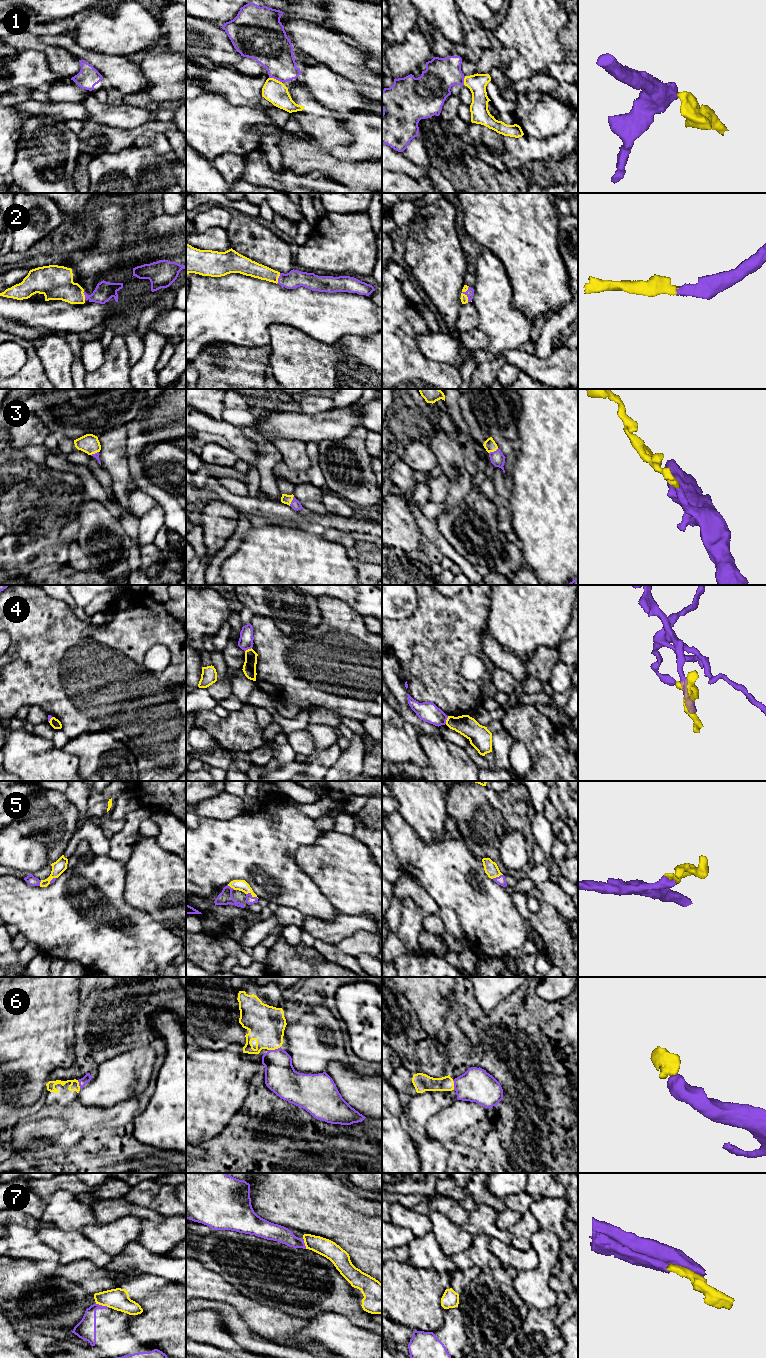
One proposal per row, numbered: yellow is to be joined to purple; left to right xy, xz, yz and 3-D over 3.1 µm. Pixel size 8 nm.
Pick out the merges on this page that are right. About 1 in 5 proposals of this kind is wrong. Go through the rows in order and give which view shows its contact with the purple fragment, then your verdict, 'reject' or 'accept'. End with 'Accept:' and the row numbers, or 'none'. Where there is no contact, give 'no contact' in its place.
1: contact in xz; accept
2: contact in yz; accept
3: contact in xz; accept
4: contact in yz; accept
5: contact in xz; accept
6: contact in xz; accept
7: contact in xy; reject
Accept: 1, 2, 3, 4, 5, 6

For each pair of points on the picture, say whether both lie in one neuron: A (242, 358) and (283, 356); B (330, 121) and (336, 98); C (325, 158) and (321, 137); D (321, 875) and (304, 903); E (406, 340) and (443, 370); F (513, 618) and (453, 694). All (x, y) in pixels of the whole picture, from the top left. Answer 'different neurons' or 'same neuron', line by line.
A: different neurons
B: different neurons
C: different neurons
D: different neurons
E: same neuron
F: different neurons

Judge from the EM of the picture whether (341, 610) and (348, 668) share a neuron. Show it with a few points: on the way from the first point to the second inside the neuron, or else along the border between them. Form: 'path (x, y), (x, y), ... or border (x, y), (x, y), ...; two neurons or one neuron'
path (344, 624), (344, 654); one neuron

